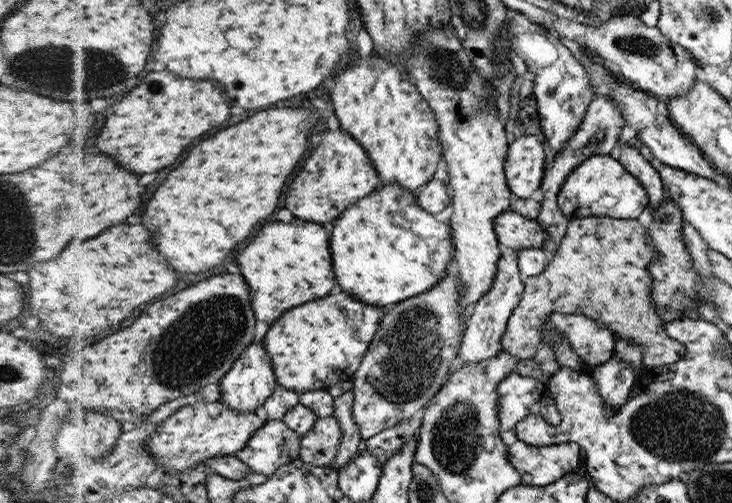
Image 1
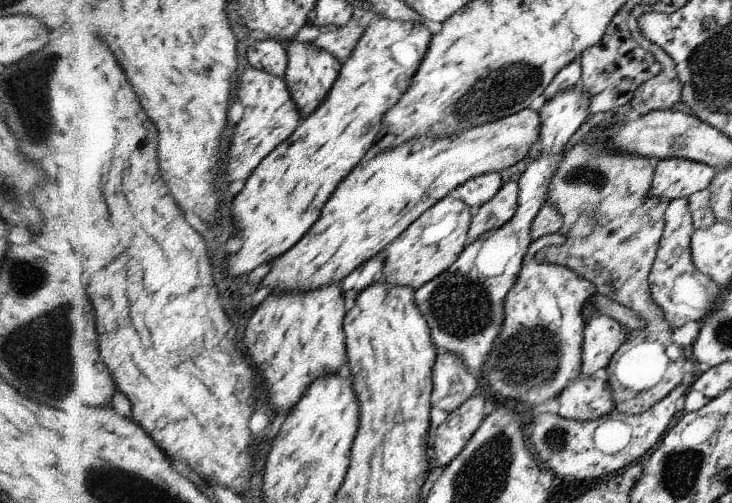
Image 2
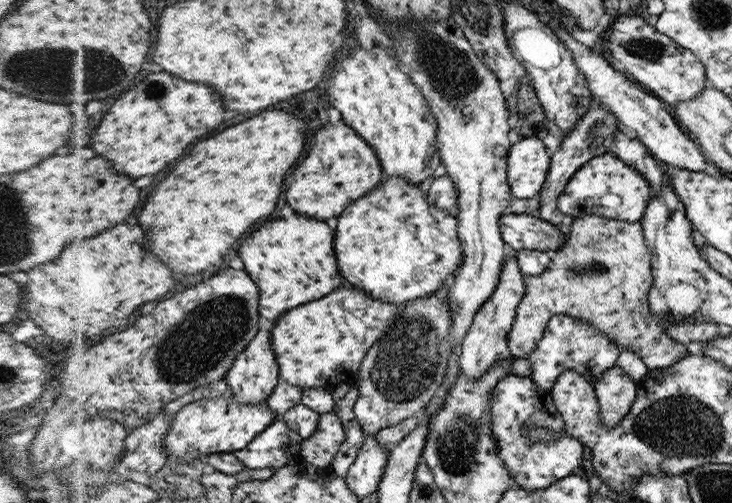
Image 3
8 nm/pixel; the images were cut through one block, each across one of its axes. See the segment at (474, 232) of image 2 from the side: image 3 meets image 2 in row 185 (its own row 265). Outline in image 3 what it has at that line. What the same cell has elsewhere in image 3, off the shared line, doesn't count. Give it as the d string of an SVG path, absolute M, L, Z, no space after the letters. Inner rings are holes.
M513 256L506 261L506 266L502 268L502 276L498 282L494 296L490 296L473 319L469 332L464 338L460 348L459 364L461 374L466 379L476 382L483 378L494 364L500 364L502 360L514 358L509 349L509 333L513 330L513 323L517 314L517 306L521 304L521 298L525 296L525 279L521 269Z

